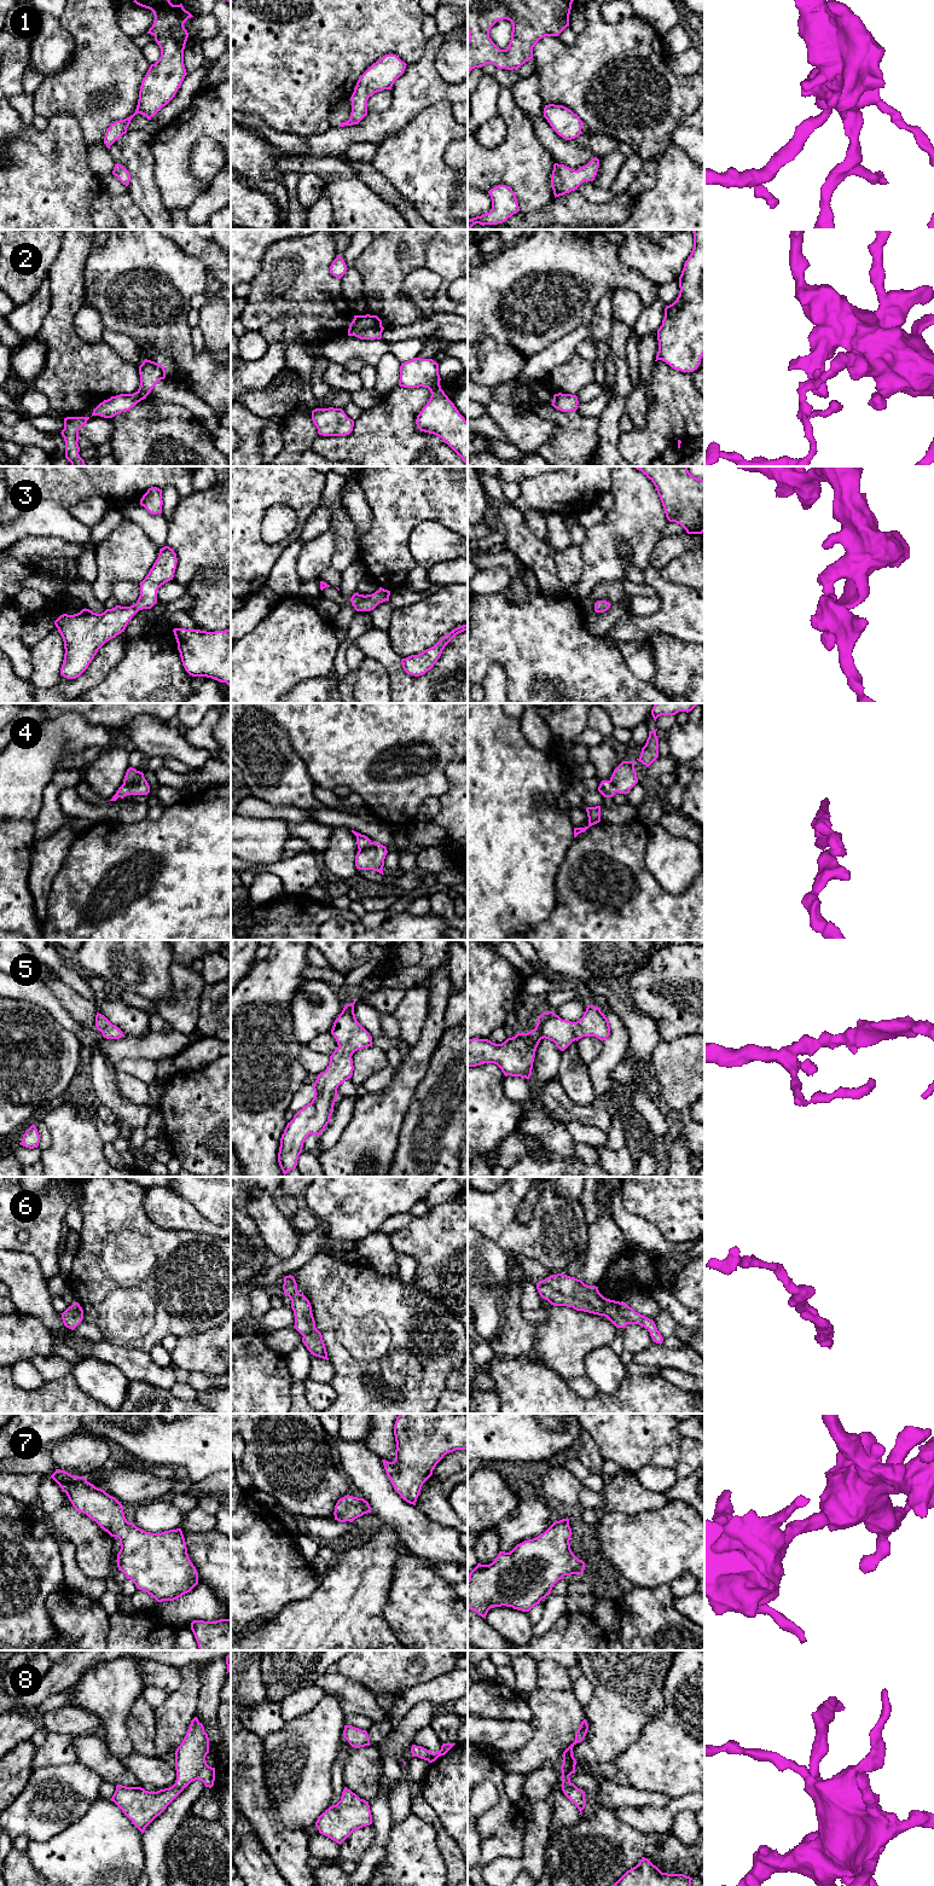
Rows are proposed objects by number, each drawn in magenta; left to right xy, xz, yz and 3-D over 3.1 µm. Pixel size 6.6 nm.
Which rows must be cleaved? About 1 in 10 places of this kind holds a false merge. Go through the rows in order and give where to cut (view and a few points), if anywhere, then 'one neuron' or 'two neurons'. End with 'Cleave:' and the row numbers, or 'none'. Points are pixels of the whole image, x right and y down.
1: cut none; one neuron
2: cut none; one neuron
3: cut none; one neuron
4: cut none; one neuron
5: cut none; one neuron
6: cut none; one neuron
7: cut none; one neuron
8: cut none; one neuron
Cleave: none

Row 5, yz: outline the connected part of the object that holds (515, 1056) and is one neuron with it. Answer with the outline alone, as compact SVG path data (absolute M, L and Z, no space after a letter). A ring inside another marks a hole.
M587 1005L584 1016L576 1022L562 1020L553 1011L547 1011L538 1017L534 1029L528 1033L518 1032L501 1044L488 1039L469 1039L468 1067L494 1063L505 1077L529 1079L535 1051L541 1039L553 1041L561 1051L564 1051L582 1037L596 1037L603 1041L609 1035L609 1021L597 1006Z

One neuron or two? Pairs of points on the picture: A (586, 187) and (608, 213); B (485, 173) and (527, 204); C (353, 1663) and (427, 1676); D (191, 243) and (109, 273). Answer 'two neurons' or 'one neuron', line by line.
A: two neurons
B: one neuron
C: one neuron
D: two neurons

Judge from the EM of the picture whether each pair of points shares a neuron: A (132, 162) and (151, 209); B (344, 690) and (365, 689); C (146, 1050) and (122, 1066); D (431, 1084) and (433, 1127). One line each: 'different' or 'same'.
A: same
B: different
C: different
D: same

